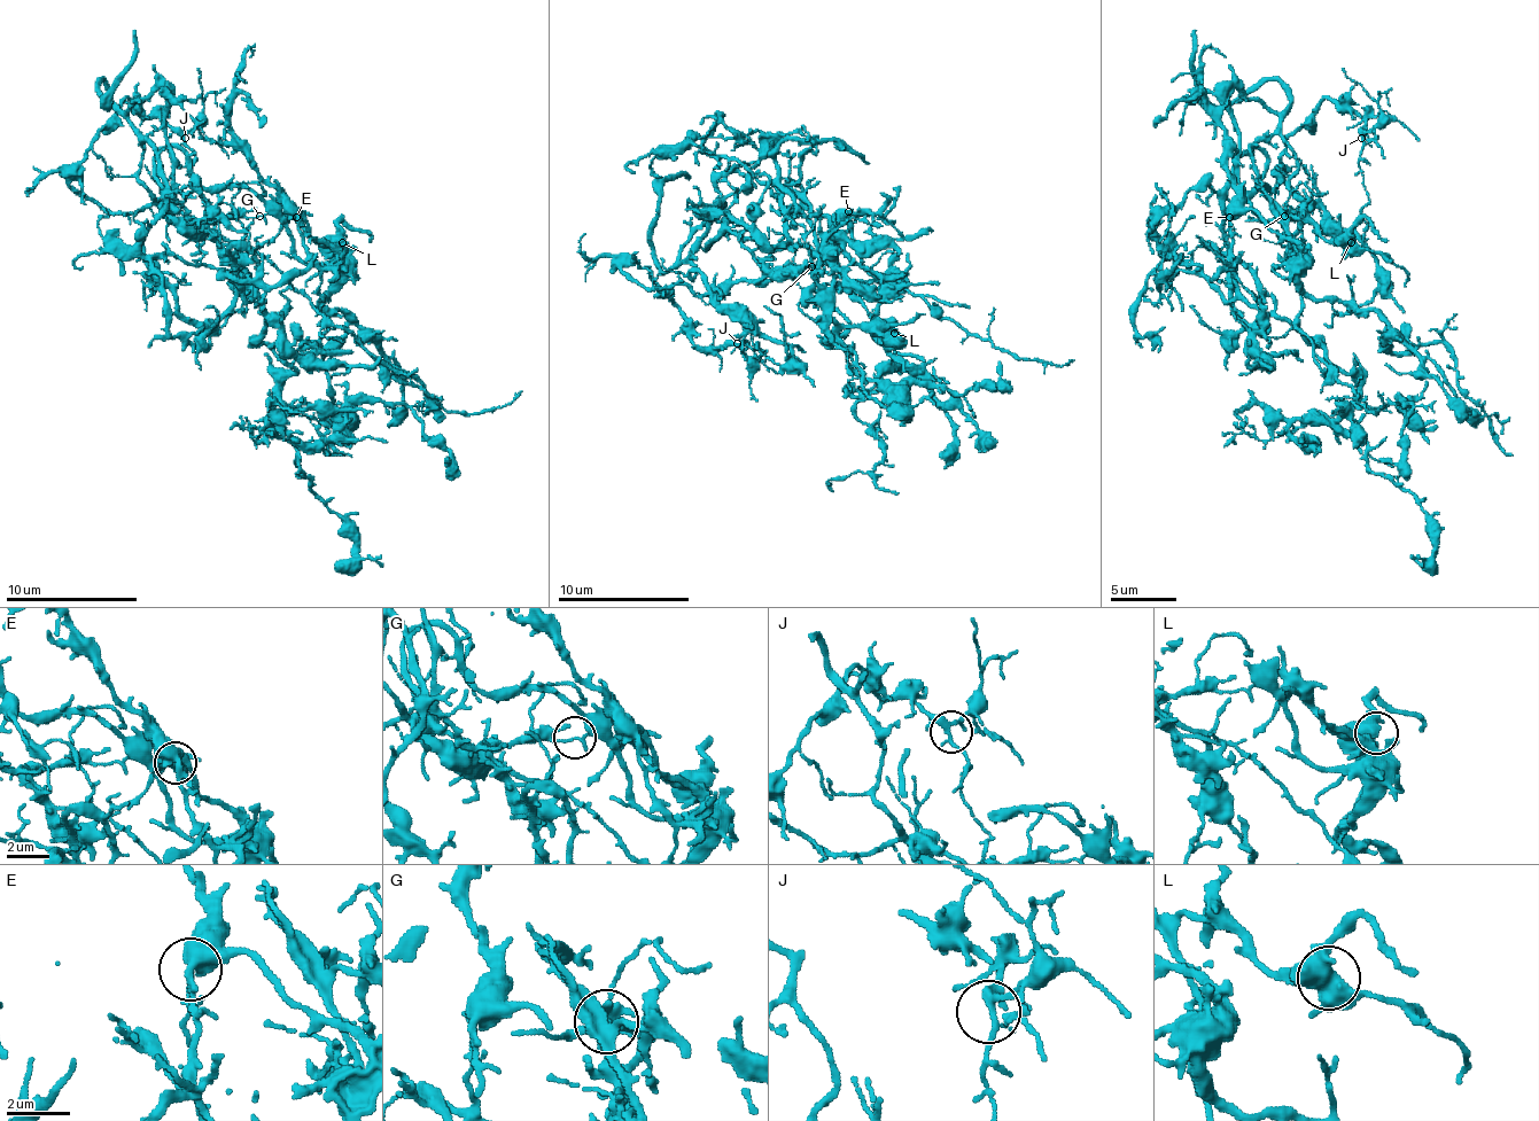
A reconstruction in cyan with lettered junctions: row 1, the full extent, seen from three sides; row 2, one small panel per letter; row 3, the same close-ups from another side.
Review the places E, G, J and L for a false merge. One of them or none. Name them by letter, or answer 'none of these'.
G

